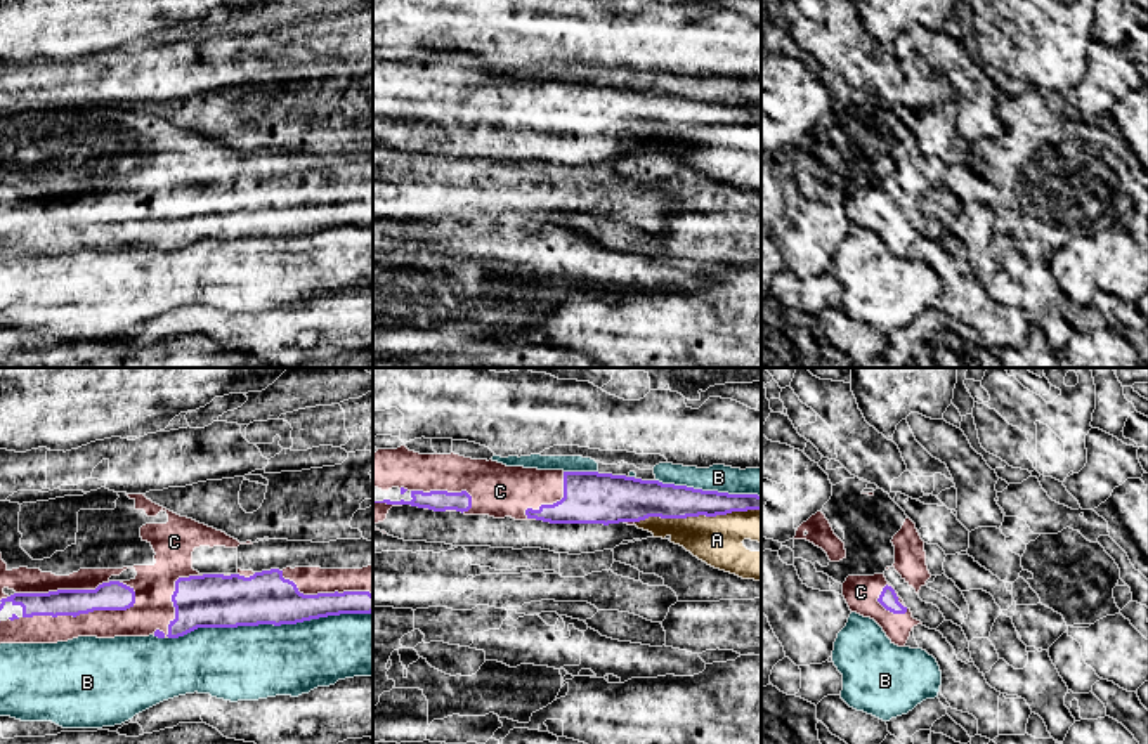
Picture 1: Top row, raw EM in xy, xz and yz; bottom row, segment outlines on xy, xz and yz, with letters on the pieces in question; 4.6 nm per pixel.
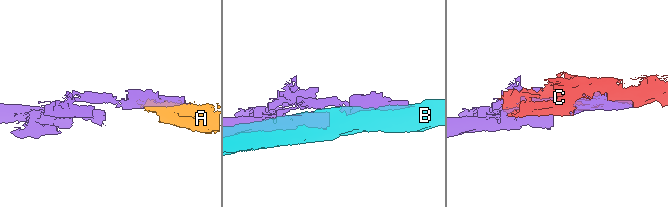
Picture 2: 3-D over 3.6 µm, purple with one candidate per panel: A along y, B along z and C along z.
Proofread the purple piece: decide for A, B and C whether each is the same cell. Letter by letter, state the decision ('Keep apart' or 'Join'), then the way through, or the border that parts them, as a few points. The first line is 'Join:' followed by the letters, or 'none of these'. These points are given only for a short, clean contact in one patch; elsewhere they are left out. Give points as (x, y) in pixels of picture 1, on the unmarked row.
Join: C
A: Keep apart
B: Keep apart
C: Join

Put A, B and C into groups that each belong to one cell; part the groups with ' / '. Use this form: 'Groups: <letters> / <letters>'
Groups: A B / C

